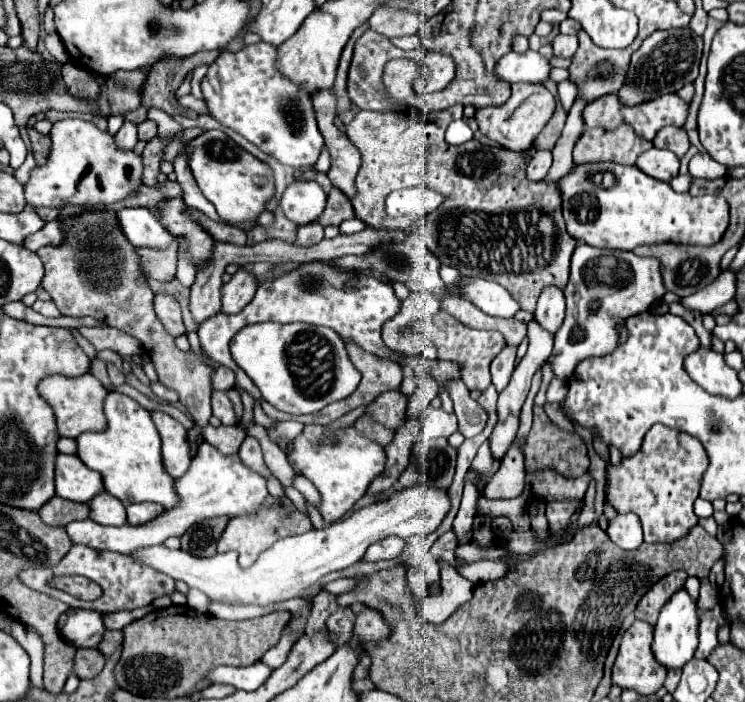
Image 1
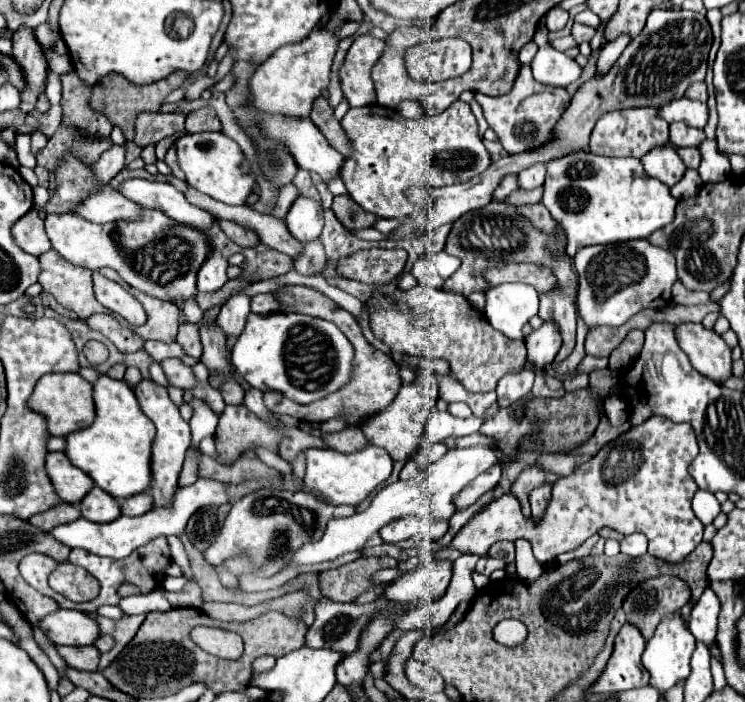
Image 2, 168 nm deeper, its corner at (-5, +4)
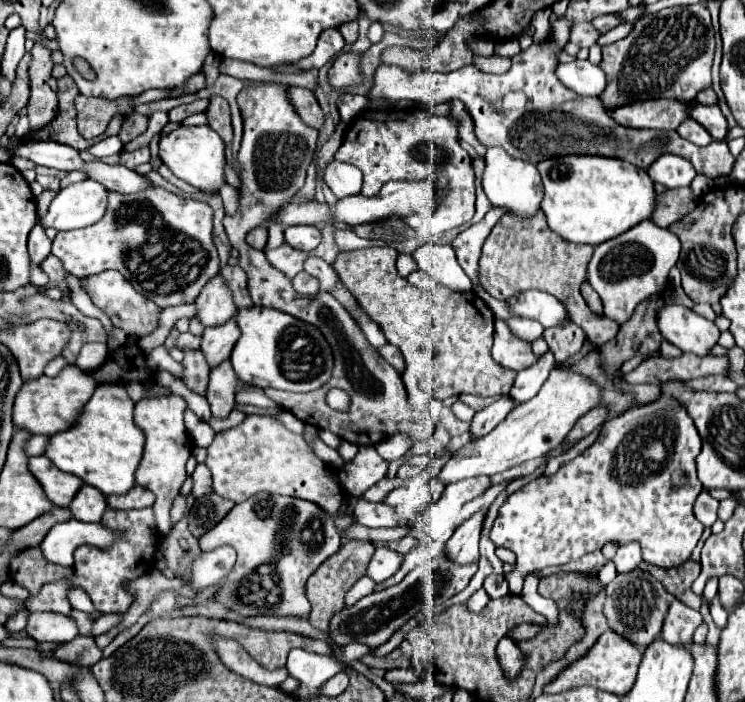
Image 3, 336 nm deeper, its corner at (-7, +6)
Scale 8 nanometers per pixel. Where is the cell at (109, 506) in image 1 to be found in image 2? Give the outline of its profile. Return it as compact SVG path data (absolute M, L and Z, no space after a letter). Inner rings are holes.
M93 486L89 494L79 502L81 516L89 522L113 522L121 516L121 508L113 496Z

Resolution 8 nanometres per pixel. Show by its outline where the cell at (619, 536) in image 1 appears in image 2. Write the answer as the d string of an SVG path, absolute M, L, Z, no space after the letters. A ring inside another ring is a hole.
M639 532L621 540L621 554L629 558L637 558L637 556L643 556L645 552L647 552L647 538L641 536Z

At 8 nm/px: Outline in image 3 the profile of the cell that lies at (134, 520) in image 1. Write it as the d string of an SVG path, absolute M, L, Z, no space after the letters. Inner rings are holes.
M133 486L131 492L121 494L121 496L107 496L107 504L109 508L115 510L135 510L135 508L147 508L153 506L155 496L153 492L149 492L143 486Z

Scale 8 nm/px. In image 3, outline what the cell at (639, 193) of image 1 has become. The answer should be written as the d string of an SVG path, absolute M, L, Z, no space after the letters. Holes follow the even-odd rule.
M563 156L549 158L537 164L545 196L541 208L553 232L577 244L607 242L643 220L649 220L657 206L655 182L647 170L637 170L631 162L607 156Z

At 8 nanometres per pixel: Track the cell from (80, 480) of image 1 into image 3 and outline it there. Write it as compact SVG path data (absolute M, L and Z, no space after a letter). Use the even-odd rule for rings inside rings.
M47 456L29 458L29 470L41 482L47 498L61 508L67 508L79 492L79 488L83 486L83 482L75 478L75 474L67 474L57 466L51 466L51 460Z

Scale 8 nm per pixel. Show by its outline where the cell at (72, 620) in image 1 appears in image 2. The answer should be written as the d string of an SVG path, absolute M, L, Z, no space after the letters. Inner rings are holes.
M57 610L45 616L37 626L51 642L67 646L93 644L99 636L97 622L91 620L85 612L77 610Z

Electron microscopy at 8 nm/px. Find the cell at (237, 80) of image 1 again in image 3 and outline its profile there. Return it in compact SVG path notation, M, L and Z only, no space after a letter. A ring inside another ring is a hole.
M331 160L323 168L323 180L337 198L345 198L345 196L361 192L363 174L359 172L357 166L351 166L349 162Z

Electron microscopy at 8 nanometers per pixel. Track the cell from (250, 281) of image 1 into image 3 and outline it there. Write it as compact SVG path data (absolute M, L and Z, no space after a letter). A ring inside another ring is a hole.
M235 316L229 318L229 322L225 326L205 328L201 350L203 350L209 366L213 368L219 362L227 360L237 340L239 340L239 326L235 322Z

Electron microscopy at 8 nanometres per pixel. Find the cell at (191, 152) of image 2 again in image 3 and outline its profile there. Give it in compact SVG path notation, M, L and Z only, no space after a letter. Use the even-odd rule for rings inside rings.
M207 124L189 126L189 128L179 126L171 134L163 136L159 140L159 156L171 168L171 172L175 176L179 176L181 180L189 182L191 186L195 186L203 192L217 194L221 190L221 186L227 184L227 180L225 180L225 142Z

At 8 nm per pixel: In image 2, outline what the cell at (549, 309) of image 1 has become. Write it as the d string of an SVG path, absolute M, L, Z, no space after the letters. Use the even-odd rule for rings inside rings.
M545 322L539 330L533 330L527 338L527 362L533 366L535 372L545 372L549 364L553 364L559 348L561 348L561 334L557 332L555 324Z

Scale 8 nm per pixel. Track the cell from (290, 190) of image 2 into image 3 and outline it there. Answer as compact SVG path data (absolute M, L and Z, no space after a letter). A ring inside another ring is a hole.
M269 222L267 248L277 248L283 244L285 226L279 222Z

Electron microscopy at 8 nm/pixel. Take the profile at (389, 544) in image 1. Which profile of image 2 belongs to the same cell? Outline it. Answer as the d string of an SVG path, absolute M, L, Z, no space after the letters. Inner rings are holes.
M403 516L403 518L391 520L389 524L385 524L379 530L379 534L381 534L383 542L395 544L395 542L411 538L413 534L417 534L417 530L419 530L419 518L417 516Z

